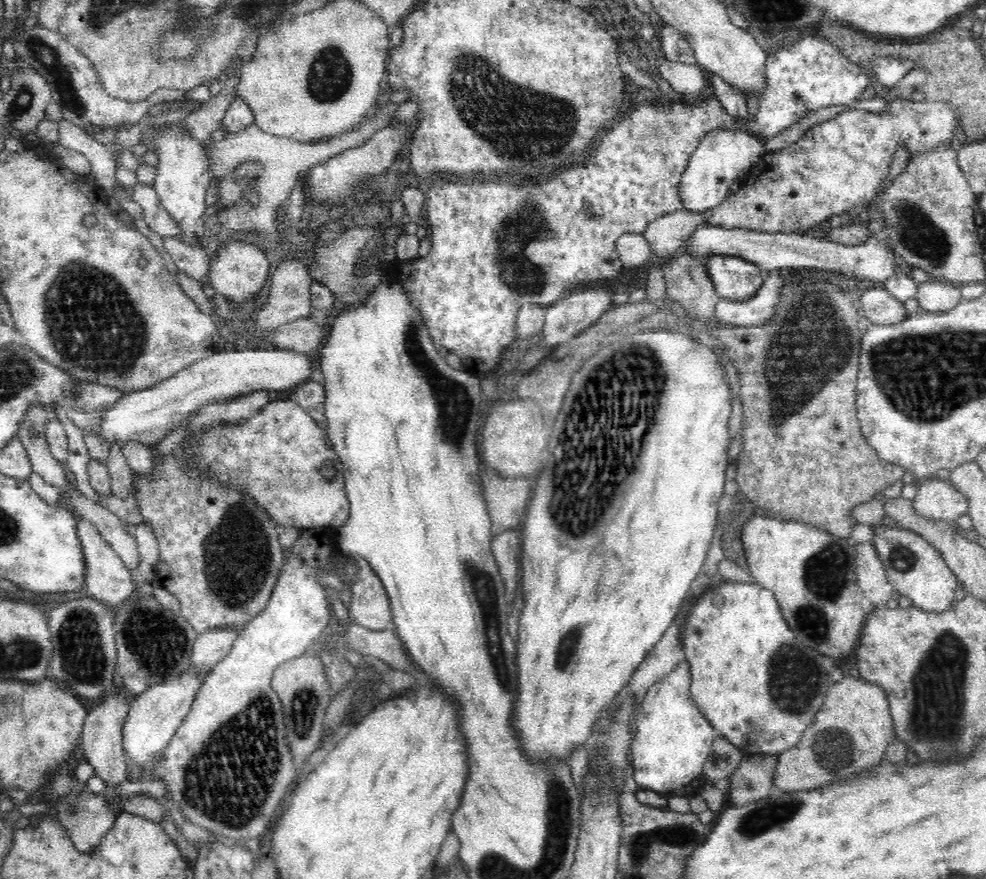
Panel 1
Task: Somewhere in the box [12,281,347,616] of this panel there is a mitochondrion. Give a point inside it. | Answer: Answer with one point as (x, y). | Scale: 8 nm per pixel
(237, 553)

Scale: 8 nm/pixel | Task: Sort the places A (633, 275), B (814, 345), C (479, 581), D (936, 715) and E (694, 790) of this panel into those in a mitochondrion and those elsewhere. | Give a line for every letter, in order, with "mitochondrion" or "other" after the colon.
A: other
B: mitochondrion
C: mitochondrion
D: mitochondrion
E: other

